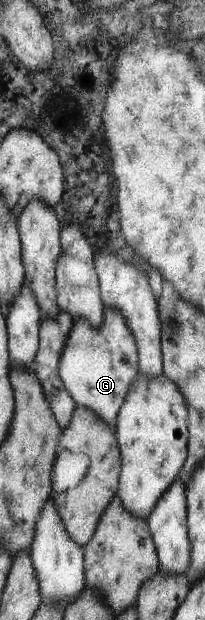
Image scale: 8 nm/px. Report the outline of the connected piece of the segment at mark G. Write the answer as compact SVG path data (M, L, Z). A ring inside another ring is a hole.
M106 307L102 322L97 327L91 325L85 318L73 319L72 330L66 337L59 360L59 375L76 406L93 410L102 420L114 427L120 407L130 394L131 384L135 383L138 374L138 344L125 316L118 309Z

